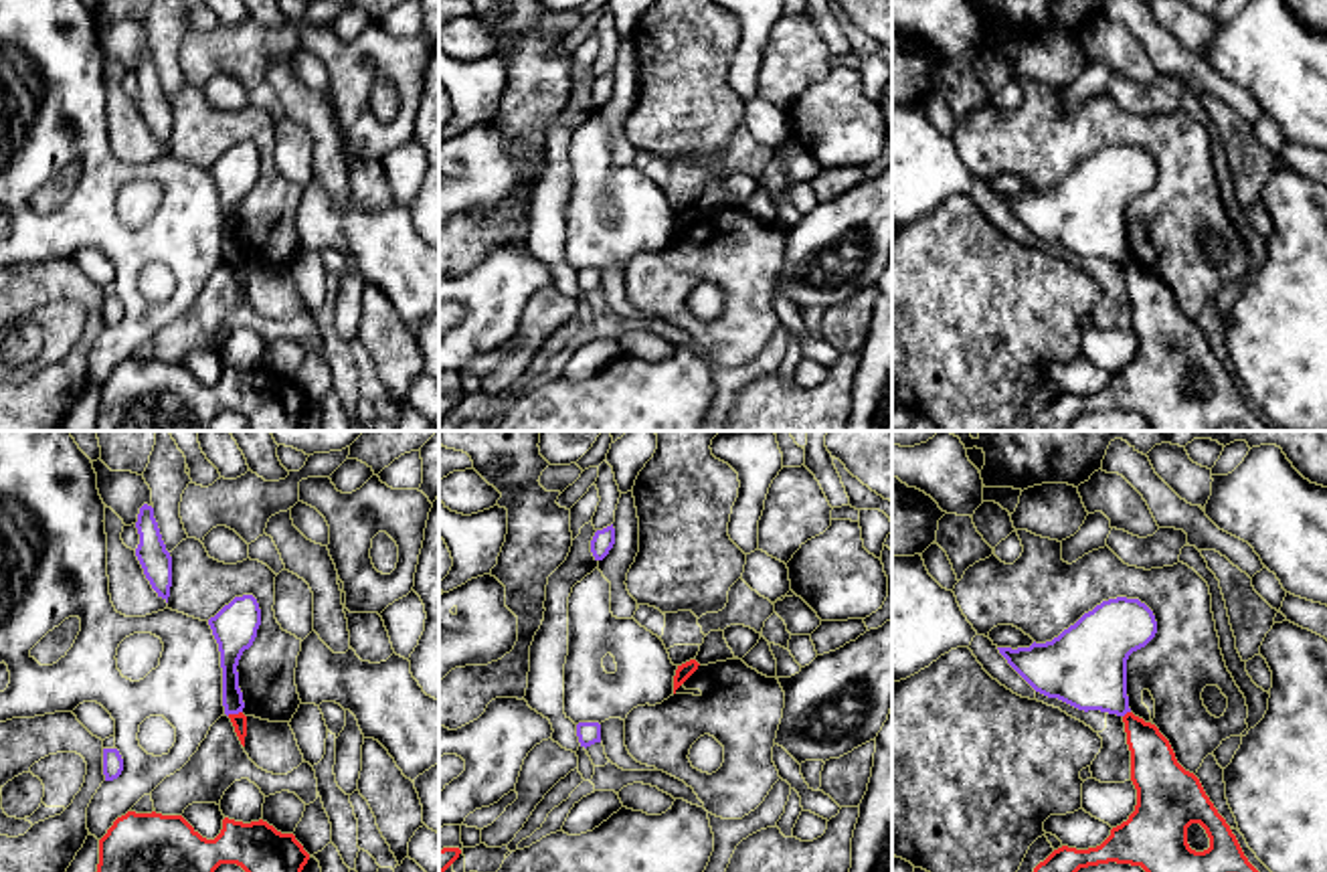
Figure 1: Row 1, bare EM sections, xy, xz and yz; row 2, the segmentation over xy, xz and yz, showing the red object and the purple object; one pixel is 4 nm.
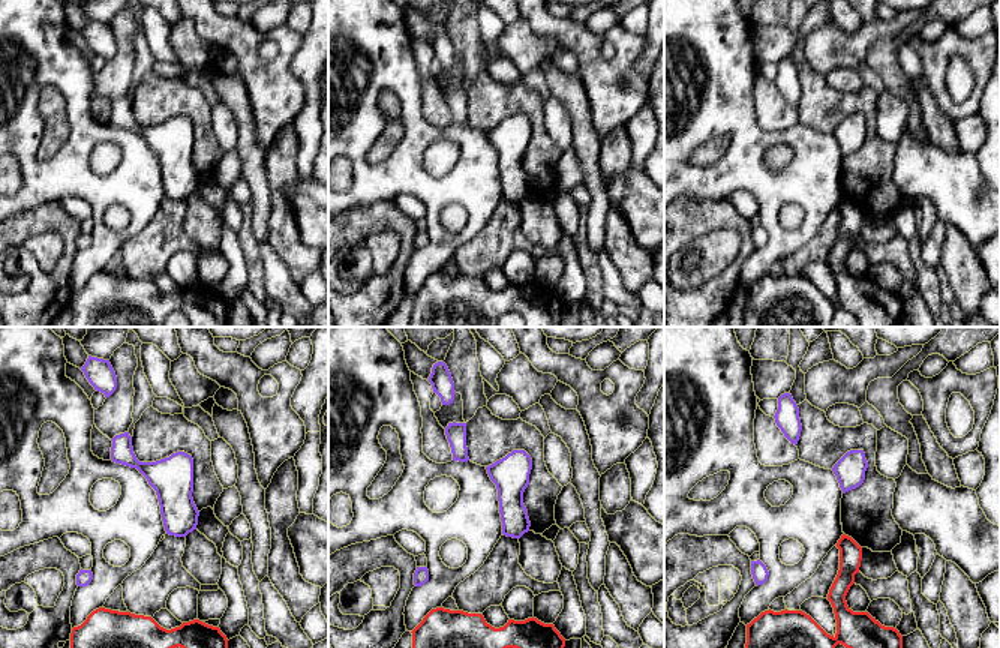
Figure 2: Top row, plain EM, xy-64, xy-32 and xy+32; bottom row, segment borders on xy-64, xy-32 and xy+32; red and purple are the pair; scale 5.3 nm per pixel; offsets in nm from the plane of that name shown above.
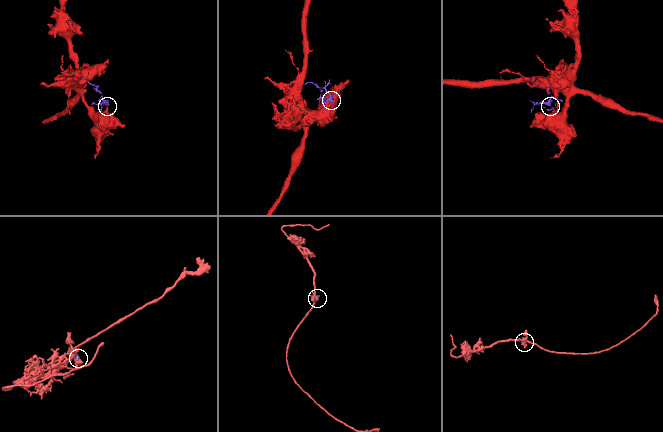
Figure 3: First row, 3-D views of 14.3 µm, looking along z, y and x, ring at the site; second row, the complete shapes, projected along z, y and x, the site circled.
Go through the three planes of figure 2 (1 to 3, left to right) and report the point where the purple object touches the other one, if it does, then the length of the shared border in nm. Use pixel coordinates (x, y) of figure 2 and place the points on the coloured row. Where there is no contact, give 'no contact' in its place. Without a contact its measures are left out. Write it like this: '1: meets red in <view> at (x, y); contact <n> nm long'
1: no contact
2: no contact
3: no contact

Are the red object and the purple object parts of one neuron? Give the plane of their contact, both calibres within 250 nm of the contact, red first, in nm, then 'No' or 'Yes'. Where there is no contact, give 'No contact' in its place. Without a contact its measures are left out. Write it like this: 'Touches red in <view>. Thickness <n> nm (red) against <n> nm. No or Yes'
Touches red in xy. Thickness 60 nm (red) against 90 nm. No

